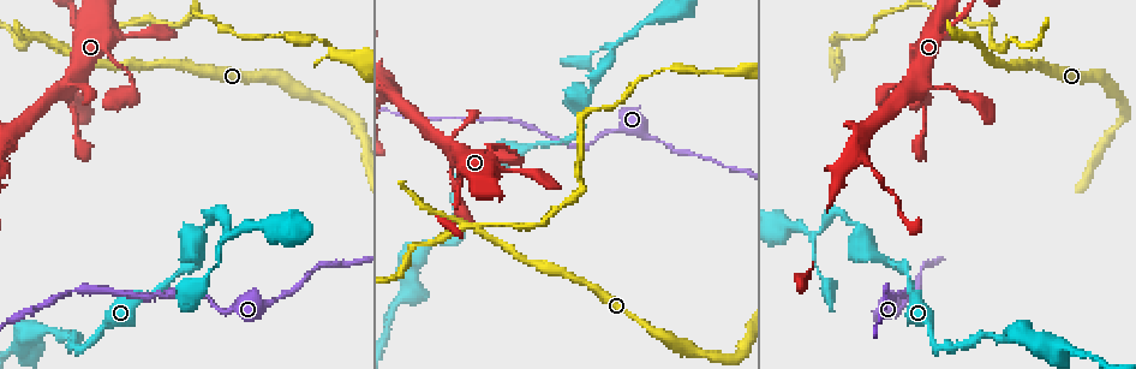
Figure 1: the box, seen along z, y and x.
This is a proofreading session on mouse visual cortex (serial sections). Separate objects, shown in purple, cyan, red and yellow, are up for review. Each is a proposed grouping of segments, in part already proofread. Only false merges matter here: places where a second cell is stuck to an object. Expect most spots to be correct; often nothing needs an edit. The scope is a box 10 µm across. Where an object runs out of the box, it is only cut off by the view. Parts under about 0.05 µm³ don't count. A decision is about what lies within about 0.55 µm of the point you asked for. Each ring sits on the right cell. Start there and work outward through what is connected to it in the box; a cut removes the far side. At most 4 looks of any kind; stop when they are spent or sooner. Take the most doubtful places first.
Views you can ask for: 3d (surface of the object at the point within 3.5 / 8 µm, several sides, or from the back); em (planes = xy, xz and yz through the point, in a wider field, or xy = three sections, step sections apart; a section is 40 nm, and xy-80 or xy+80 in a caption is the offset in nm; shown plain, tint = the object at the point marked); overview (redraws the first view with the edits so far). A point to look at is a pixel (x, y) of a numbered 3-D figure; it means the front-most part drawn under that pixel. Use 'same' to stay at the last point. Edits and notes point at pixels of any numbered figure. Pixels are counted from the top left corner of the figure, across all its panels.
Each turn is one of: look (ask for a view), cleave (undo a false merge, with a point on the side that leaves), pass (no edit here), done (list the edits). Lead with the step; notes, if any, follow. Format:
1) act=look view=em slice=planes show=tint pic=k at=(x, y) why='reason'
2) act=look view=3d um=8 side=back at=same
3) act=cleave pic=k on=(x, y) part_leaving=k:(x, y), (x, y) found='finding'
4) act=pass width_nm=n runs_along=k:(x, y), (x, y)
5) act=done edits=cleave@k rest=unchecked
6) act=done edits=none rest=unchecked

act=look view=3d um=3.5 side=back pic=1 at=(615, 50) why='three arms meet'

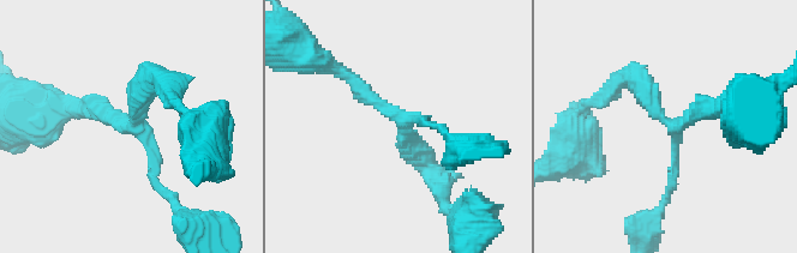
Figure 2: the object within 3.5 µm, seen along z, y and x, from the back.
act=look view=em slice=xy step=1 show=tint pic=2 at=(132, 126)

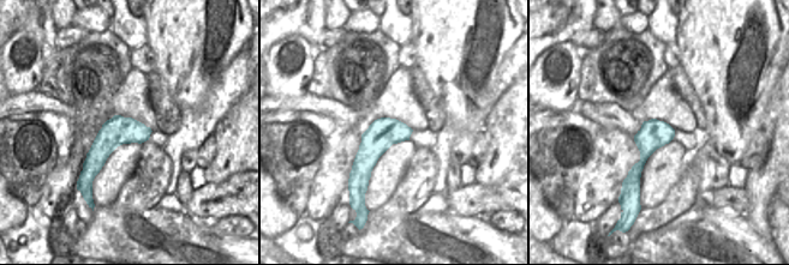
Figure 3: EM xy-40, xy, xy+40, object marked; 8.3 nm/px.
act=pass arms=3 runs_along=2:(431, 172), (402, 140), (402, 119), (343, 73) found='all the same cell'

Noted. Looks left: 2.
act=look view=3d um=3.5 pic=1 at=(586, 147) why='sharp bend'

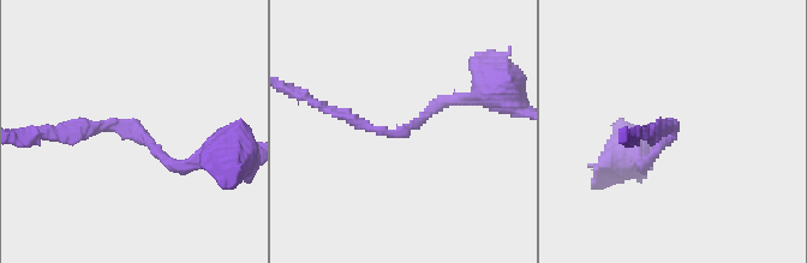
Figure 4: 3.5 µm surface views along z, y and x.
act=look view=em slice=planes show=tint pic=4 at=(677, 124) arm_widths_nm=150,150

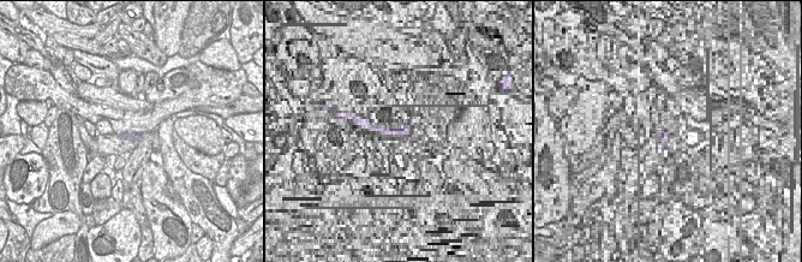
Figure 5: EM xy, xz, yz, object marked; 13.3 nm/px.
act=pass runs_along=4:(187, 165), (169, 165), (129, 124), (55, 136) found='all the same cell'

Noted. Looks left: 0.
act=done edits=none rest=unchecked

